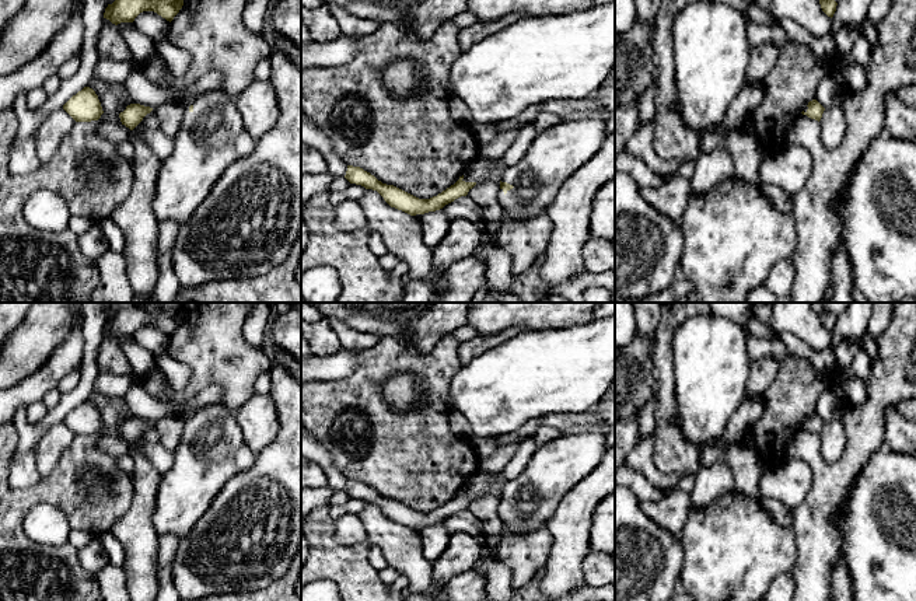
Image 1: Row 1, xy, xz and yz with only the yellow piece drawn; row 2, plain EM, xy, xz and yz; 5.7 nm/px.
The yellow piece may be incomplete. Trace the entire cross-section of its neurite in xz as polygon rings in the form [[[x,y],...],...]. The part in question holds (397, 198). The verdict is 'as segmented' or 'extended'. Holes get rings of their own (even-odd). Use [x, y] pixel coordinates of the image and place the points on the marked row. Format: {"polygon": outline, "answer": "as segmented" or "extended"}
{"polygon": [[[478,157],[478,160],[471,164],[471,168],[465,175],[459,177],[454,185],[430,199],[419,199],[394,185],[382,184],[360,167],[347,165],[345,178],[350,184],[377,191],[391,207],[402,210],[410,216],[416,216],[440,210],[455,199],[466,196],[478,182],[486,178],[489,171],[490,163],[482,157]]], "answer": "extended"}

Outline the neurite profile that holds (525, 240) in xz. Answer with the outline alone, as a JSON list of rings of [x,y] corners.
[[[546,213],[527,220],[514,220],[503,214],[497,241],[510,252],[511,273],[520,277],[542,258],[549,245],[553,224]]]

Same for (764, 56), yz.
[[[772,43],[751,46],[751,63],[747,67],[747,85],[765,81],[768,73],[775,67],[779,48]]]

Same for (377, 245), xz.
[[[371,231],[371,234],[368,237],[368,248],[375,256],[388,254],[388,247],[387,247],[382,235],[377,231]]]

